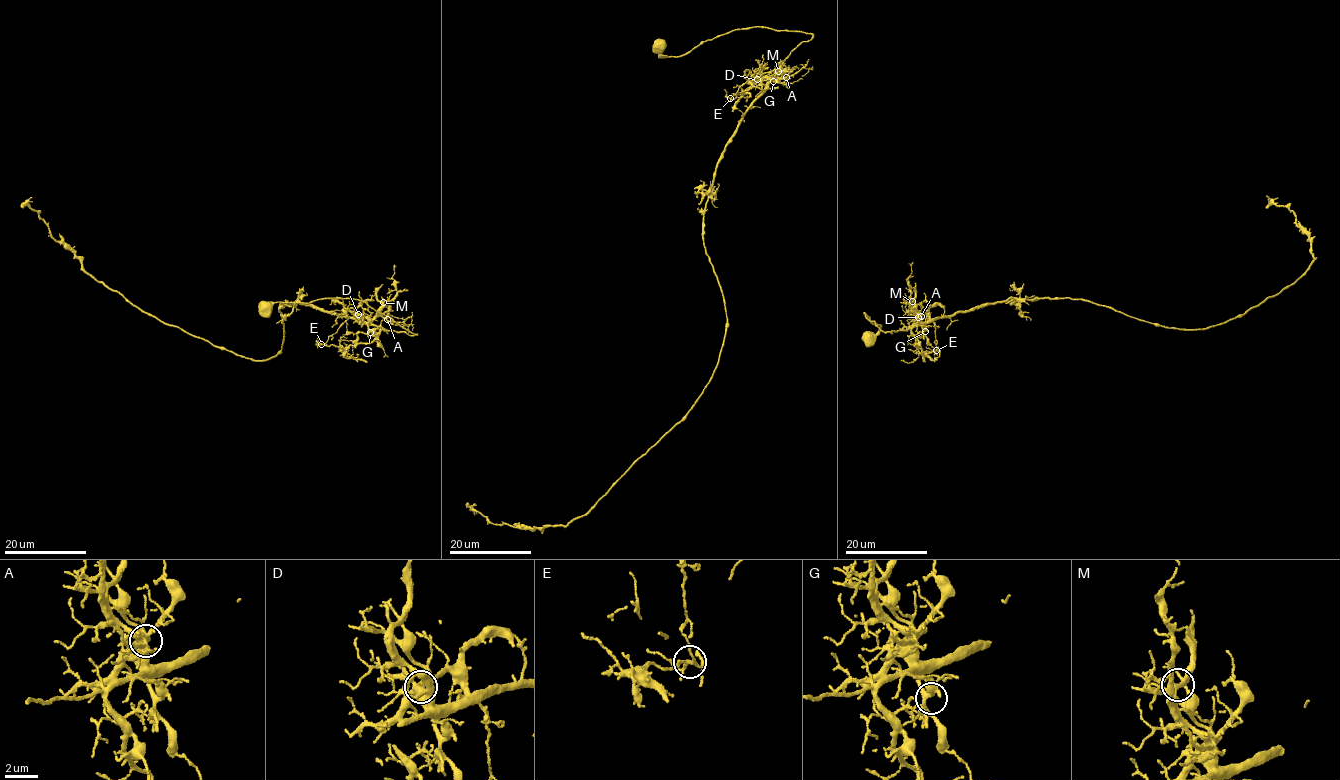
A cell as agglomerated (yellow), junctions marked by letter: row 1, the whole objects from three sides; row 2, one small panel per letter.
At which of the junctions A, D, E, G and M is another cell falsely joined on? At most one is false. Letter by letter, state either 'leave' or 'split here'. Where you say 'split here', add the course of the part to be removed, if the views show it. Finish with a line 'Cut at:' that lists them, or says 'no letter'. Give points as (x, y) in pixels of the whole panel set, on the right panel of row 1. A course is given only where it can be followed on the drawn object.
A: leave
D: leave
E: split here | (937, 351), (922, 352), (908, 363), (900, 361)
G: leave
M: leave
Cut at: E

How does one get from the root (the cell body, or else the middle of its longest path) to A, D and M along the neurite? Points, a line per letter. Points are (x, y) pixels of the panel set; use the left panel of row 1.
A: (264, 306), (325, 298), (359, 299), (416, 334), (388, 331), (372, 323), (378, 316), (387, 319)
D: (264, 306), (276, 302), (311, 303), (325, 298), (359, 299), (416, 334), (388, 331), (358, 314)
M: (264, 306), (276, 302), (311, 303), (325, 298), (359, 299), (416, 334), (388, 331), (372, 323), (383, 302)

